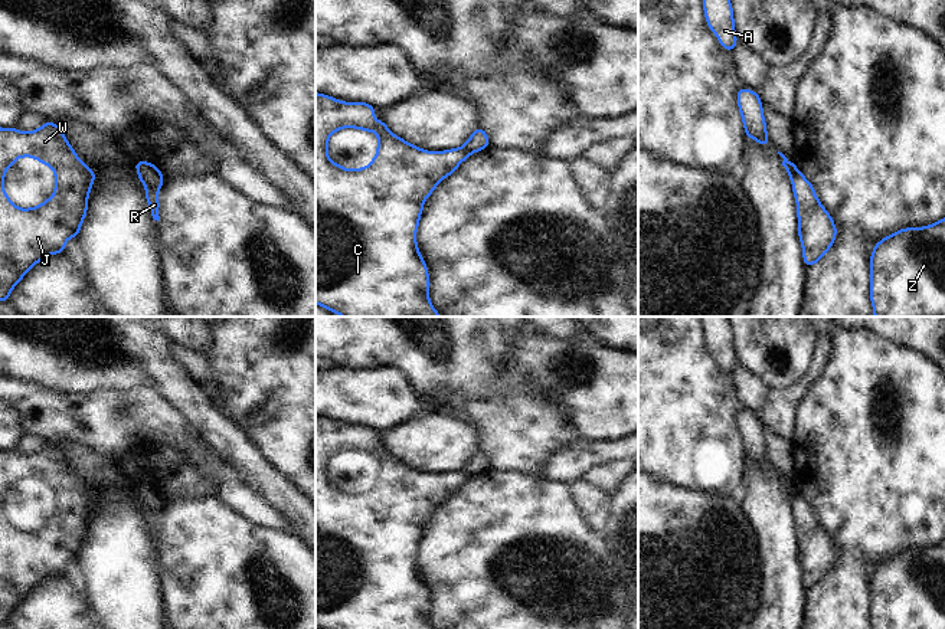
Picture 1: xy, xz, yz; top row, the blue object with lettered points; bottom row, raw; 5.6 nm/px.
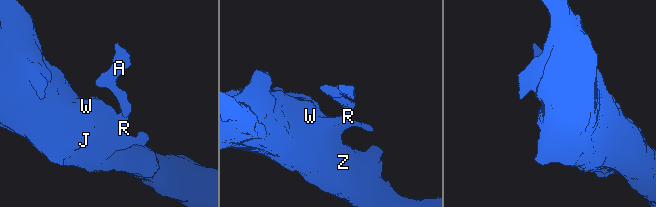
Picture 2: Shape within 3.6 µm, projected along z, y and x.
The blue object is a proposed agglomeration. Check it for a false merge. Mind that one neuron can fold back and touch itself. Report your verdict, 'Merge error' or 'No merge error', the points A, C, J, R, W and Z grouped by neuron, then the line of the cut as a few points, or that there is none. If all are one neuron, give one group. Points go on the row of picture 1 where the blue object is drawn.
Merge error. Groups: A / C J R W Z. Split along xy (139, 174), (149, 186), (157, 189).

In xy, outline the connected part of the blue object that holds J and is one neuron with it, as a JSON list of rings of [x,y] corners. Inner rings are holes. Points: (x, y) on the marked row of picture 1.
[[[46,121],[32,132],[0,128],[0,301],[9,302],[13,288],[32,266],[48,255],[65,253],[65,243],[78,237],[88,212],[88,196],[97,176],[76,155],[63,130],[53,121]],[[20,157],[32,157],[46,164],[55,173],[55,194],[40,206],[19,209],[6,194],[3,181],[6,170]]]

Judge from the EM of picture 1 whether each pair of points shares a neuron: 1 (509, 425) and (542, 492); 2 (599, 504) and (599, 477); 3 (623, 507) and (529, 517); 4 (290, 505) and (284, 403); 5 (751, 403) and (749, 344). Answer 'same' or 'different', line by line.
1: different
2: different
3: different
4: different
5: different

